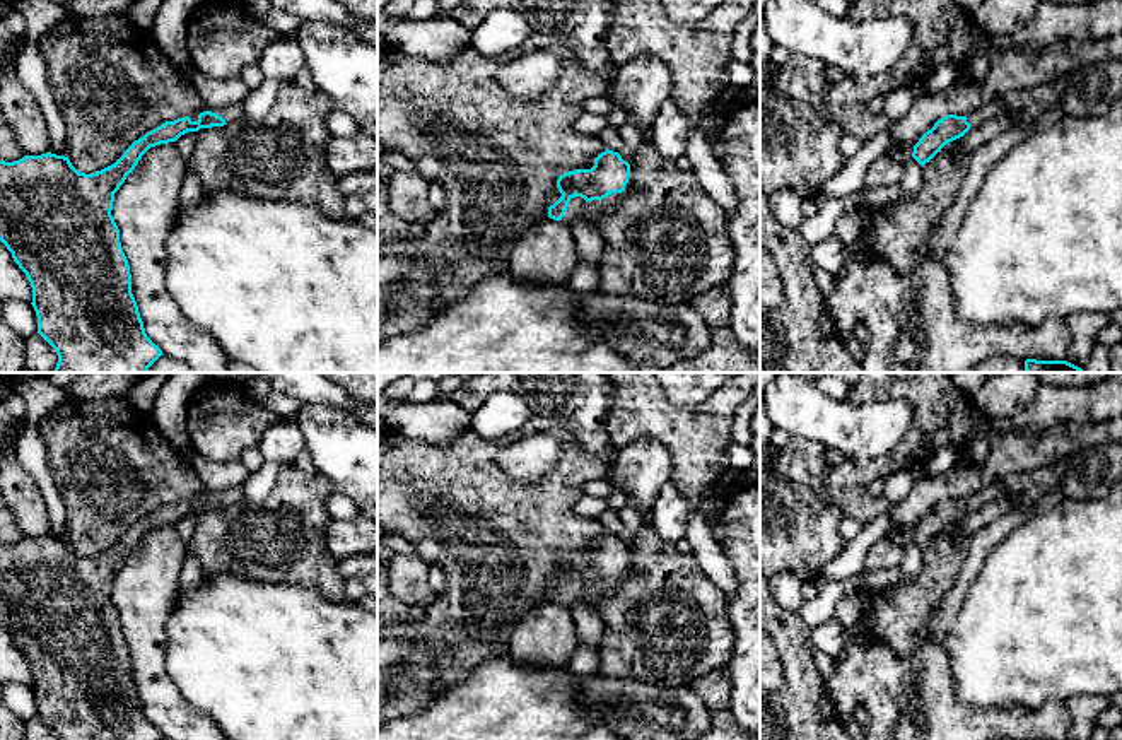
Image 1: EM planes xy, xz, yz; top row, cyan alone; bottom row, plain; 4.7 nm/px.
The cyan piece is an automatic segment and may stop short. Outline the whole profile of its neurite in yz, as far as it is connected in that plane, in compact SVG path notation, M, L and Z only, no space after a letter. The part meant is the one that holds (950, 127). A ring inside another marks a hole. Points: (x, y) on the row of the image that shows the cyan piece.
M1001 99L984 103L975 111L967 116L946 115L927 130L919 142L914 145L912 157L924 166L929 162L941 149L963 137L970 128L977 128L985 121L996 118L1004 111Z

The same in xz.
M605 150L591 169L576 169L558 176L562 197L548 207L548 217L572 226L587 215L594 227L606 214L613 214L622 202L622 191L630 178L630 164L618 152Z

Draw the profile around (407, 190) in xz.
M398 169L388 173L389 208L408 222L429 226L435 210L429 203L429 185L417 171Z

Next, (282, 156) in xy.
M287 84L263 118L200 128L188 166L205 195L232 191L307 203L330 219L345 219L345 195L326 166L328 118L335 109L318 87Z

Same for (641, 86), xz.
M639 55L617 67L608 97L615 108L635 116L639 125L651 126L661 106L669 99L671 72L651 55Z

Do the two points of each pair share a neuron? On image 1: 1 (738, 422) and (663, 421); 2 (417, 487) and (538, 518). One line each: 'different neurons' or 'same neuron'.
1: different neurons
2: same neuron

